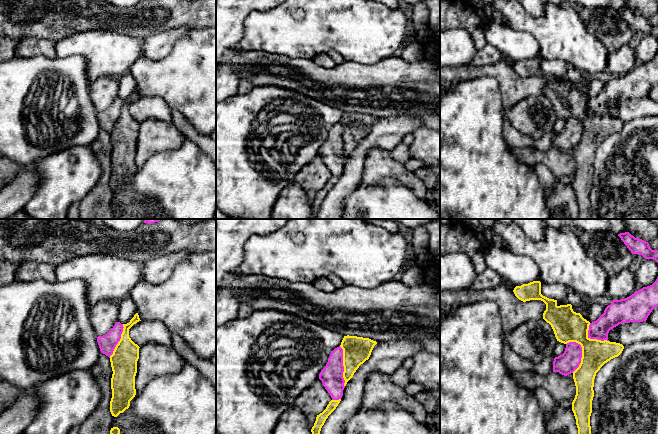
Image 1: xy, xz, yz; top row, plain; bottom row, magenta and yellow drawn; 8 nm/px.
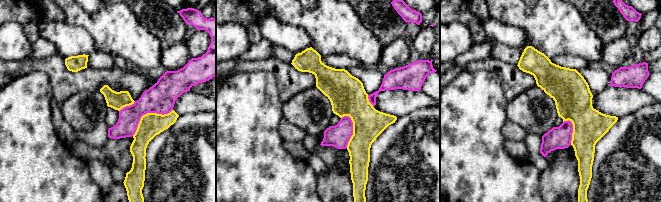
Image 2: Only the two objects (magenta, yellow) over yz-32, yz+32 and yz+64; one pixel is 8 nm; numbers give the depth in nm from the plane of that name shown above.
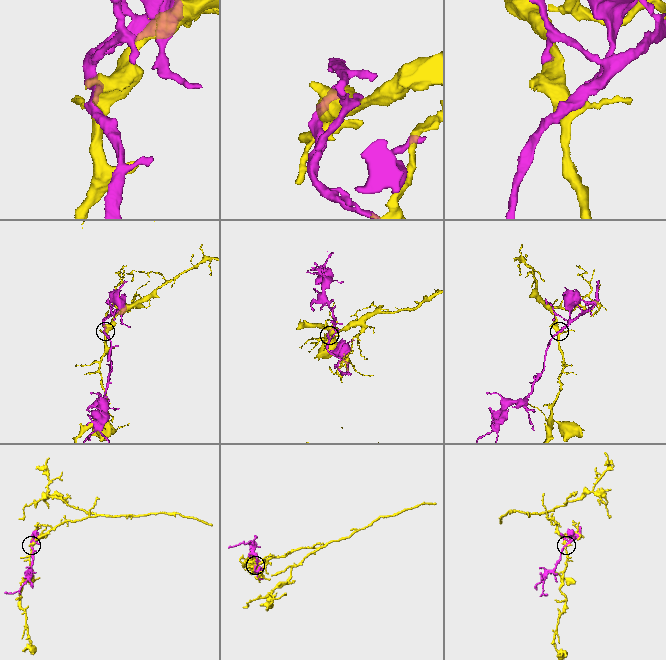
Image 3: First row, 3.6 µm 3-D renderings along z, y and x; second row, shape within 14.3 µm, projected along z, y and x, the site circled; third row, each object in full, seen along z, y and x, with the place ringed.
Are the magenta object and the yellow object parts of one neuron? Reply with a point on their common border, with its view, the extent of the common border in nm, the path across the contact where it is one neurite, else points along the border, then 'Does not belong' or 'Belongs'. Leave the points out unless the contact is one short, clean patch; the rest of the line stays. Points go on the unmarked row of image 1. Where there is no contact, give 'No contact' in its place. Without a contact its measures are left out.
Touches magenta at yz (581, 129). Shared border 260 nm. Does not belong

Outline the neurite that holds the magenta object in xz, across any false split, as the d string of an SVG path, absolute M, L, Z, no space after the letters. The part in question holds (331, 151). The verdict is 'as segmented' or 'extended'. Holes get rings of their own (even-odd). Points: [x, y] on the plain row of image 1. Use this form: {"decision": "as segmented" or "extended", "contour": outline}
{"decision": "as segmented", "contour": "M339 122L331 128L326 142L319 150L319 155L322 157L332 176L339 176L343 172L345 164L343 148L343 125Z"}

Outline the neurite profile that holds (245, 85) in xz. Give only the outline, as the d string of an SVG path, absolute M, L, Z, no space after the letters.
M241 79L238 85L237 94L242 95L250 92L254 85L249 79Z

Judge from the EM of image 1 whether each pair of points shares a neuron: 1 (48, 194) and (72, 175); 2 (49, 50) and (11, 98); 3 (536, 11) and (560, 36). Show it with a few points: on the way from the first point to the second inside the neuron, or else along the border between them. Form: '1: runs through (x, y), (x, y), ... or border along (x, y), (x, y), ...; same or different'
1: runs through (54, 190), (66, 178); same
2: border along (55, 56), (35, 55), (22, 58); different
3: border along (525, 10), (534, 16), (540, 16), (544, 12); different

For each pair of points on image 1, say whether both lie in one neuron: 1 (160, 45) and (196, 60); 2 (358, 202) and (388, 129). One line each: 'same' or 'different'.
1: different
2: different

